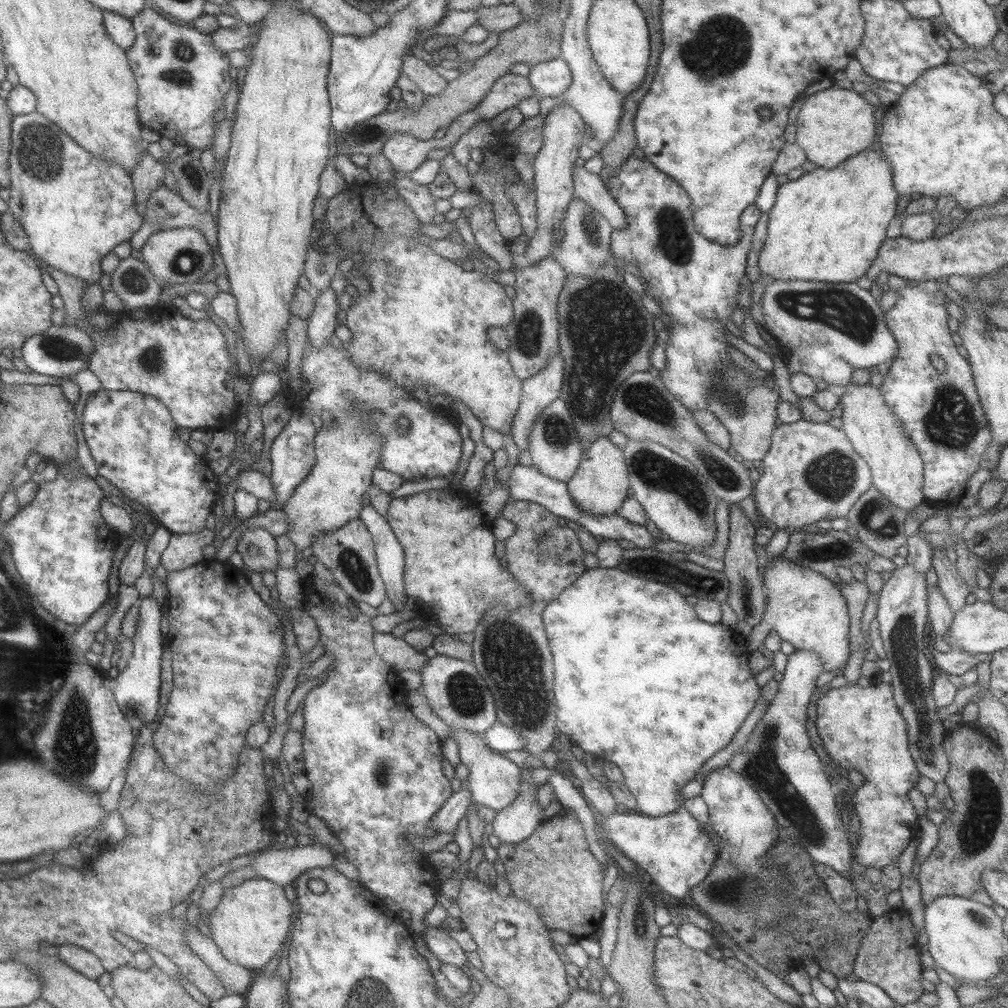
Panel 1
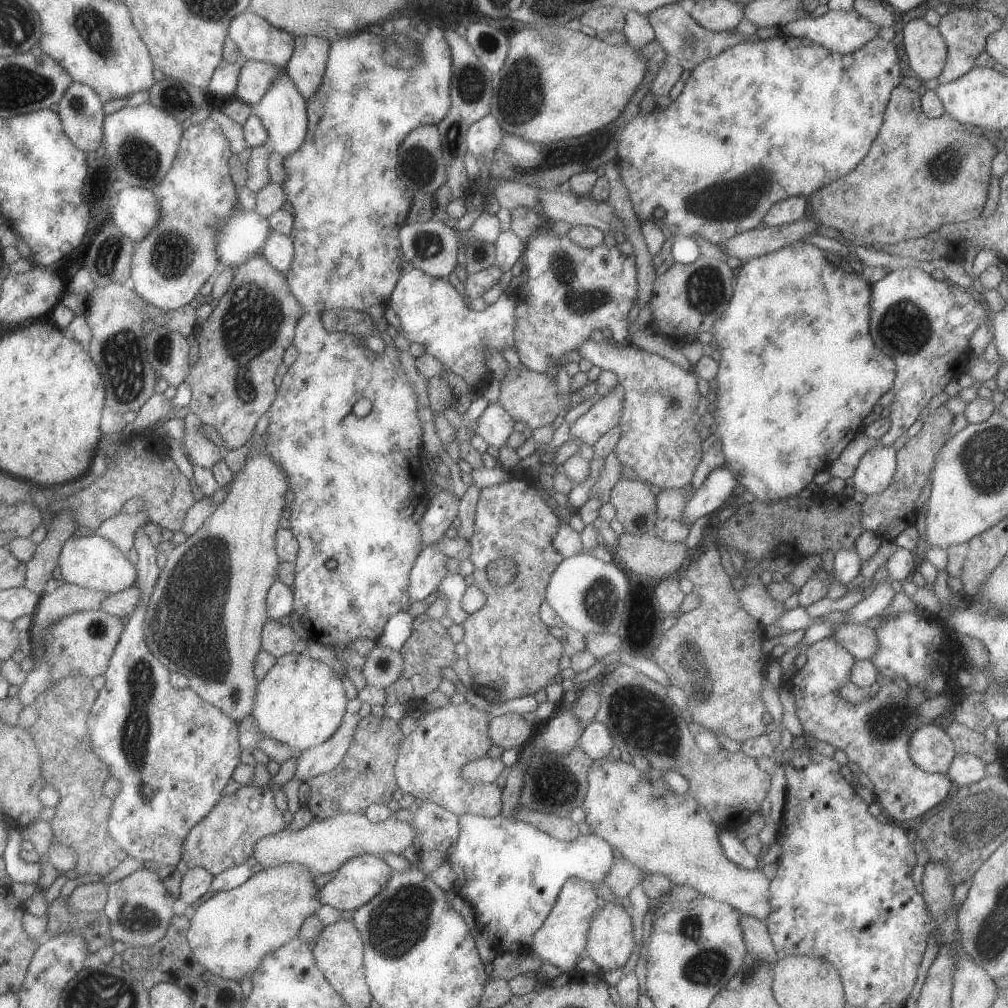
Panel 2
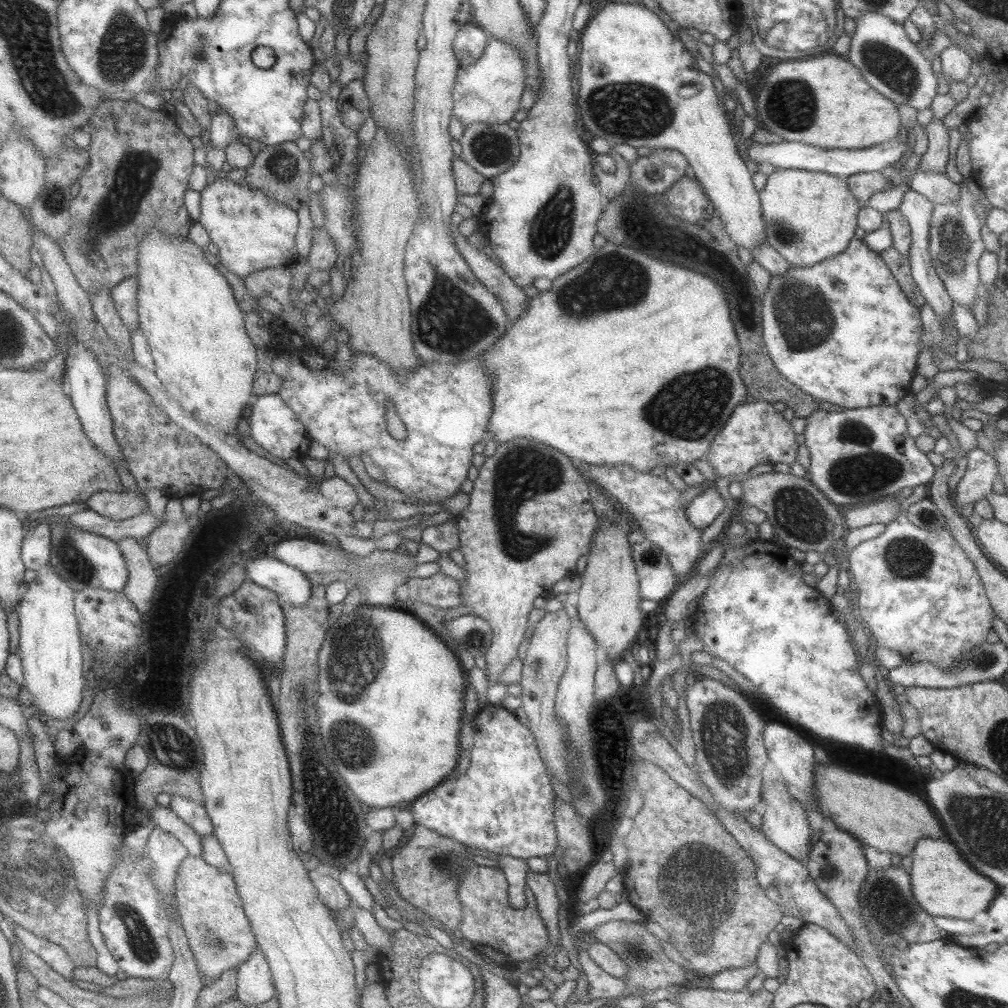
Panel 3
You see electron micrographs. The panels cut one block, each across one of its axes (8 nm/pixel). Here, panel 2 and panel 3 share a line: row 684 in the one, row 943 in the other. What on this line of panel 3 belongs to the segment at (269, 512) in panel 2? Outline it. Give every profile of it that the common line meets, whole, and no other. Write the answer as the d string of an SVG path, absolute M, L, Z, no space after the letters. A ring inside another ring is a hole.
M187 854L177 865L173 884L176 912L181 916L179 921L187 936L197 972L201 974L200 979L205 986L223 970L235 968L247 961L256 949L254 934L230 873L207 864L201 857Z

